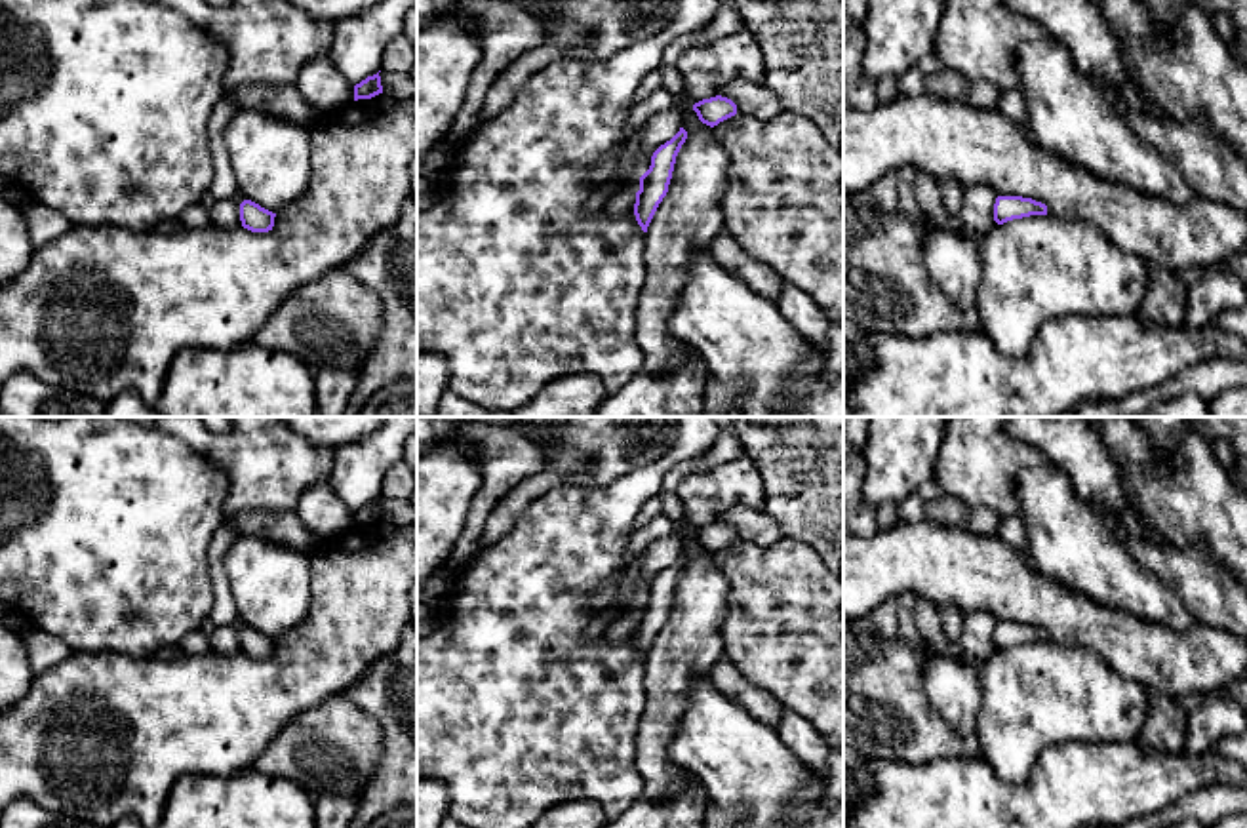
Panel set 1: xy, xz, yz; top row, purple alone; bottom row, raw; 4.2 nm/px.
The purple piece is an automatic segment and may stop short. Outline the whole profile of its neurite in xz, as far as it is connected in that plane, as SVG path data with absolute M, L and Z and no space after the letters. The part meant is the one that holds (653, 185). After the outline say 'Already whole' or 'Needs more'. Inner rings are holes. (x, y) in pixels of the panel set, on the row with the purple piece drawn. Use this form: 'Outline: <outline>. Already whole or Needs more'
Outline: M680 128L680 131L661 145L653 156L649 169L640 177L640 190L636 192L634 215L643 232L668 192L668 185L672 179L676 156L682 145L687 139L687 131Z. Already whole

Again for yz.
Outline: M998 196L994 204L994 221L1003 225L1030 215L1047 215L1047 206L1022 196Z. Already whole

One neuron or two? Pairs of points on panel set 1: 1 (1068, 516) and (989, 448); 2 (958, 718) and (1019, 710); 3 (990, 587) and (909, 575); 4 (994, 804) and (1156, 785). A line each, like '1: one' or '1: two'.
1: two
2: two
3: one
4: one

